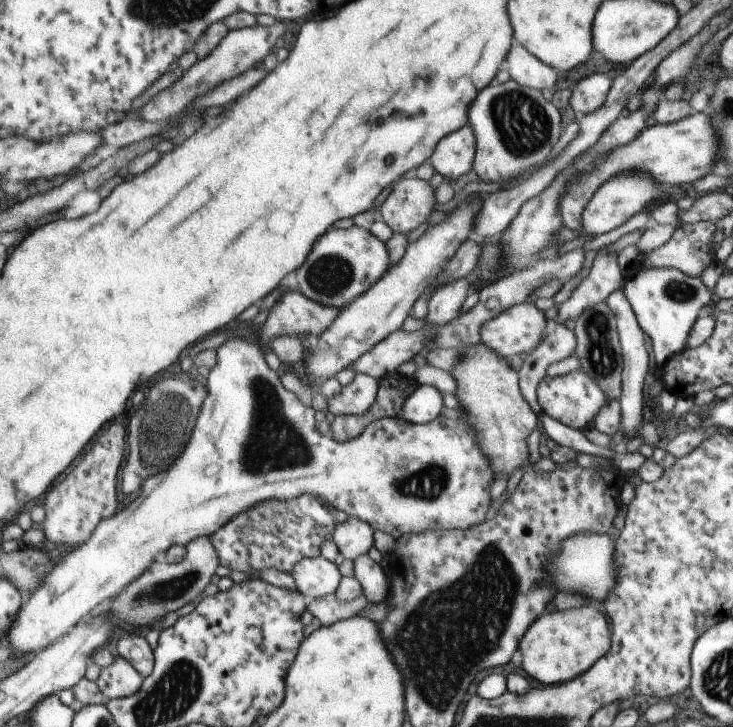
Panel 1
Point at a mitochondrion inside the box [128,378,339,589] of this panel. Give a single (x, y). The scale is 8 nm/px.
(172, 412)

